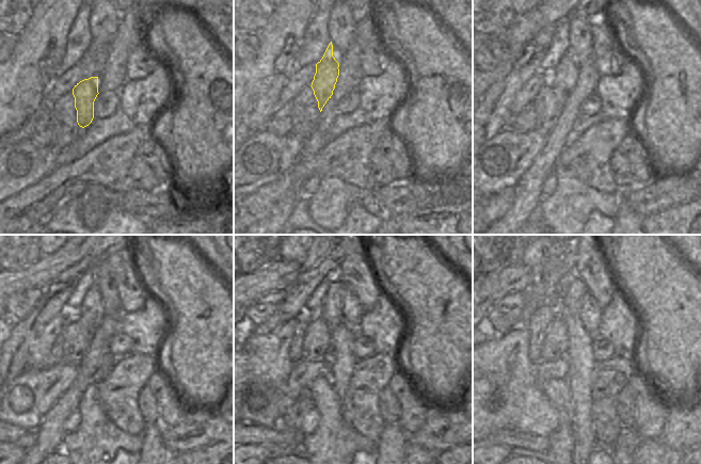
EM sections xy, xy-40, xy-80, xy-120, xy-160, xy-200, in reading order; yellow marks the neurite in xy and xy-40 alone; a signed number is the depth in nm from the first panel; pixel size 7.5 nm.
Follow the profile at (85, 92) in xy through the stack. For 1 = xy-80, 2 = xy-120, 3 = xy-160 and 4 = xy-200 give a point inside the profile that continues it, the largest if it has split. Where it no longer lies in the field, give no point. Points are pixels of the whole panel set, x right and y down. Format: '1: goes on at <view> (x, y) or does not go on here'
1: goes on at xy-80 (562, 79)
2: goes on at xy-120 (92, 312)
3: goes on at xy-160 (331, 312)
4: goes on at xy-200 (576, 290)

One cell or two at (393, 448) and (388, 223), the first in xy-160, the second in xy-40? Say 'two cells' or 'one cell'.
one cell

